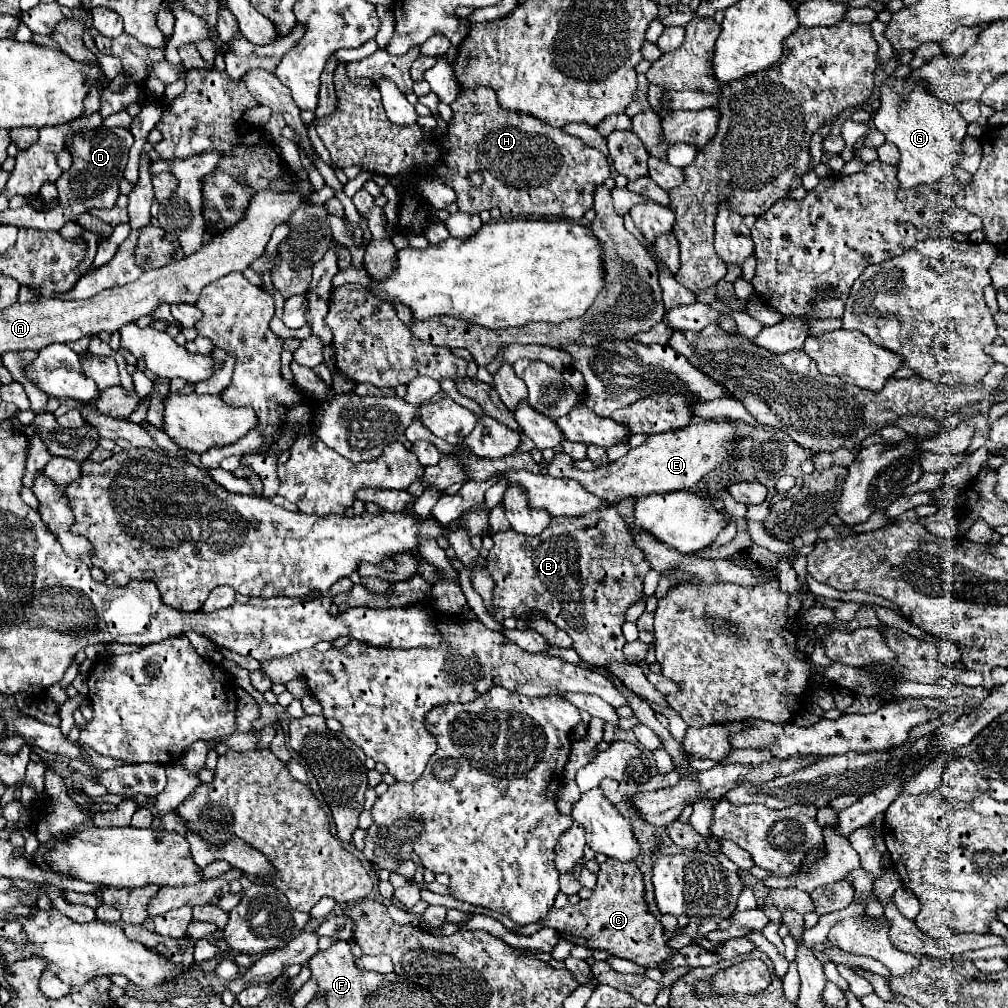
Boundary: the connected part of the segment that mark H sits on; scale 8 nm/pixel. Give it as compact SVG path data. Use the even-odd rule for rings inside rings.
M337 63L333 83L339 95L339 109L327 119L315 119L317 133L329 149L333 163L337 163L341 169L357 165L369 171L371 175L401 179L401 201L397 207L397 223L393 225L393 229L401 235L423 235L429 225L429 215L433 207L419 193L419 177L441 179L457 193L459 211L469 215L479 215L481 211L499 207L503 219L563 217L581 221L583 215L593 207L595 185L603 183L611 175L609 161L599 149L591 149L581 139L575 139L555 127L547 127L545 123L539 123L539 119L531 119L531 115L515 115L513 111L503 111L491 87L475 87L473 91L461 89L457 99L451 103L453 119L447 125L447 133L443 137L433 139L427 137L423 127L419 127L417 123L407 127L395 127L395 123L391 123L383 111L377 85L371 83L371 79L347 79L347 63ZM471 173L483 175L483 183L479 187L471 185Z

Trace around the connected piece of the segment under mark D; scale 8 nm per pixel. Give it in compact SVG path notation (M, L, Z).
M97 127L97 129L89 129L89 131L81 131L75 133L71 137L71 157L73 157L73 165L71 169L63 171L61 177L55 181L57 185L57 205L53 209L47 211L47 217L41 217L41 213L37 213L35 217L35 209L15 209L15 217L13 221L17 223L17 227L33 227L33 229L41 229L41 231L51 231L51 229L61 229L65 223L75 221L81 213L97 207L97 209L111 209L117 201L119 195L119 183L123 179L123 171L127 165L127 155L129 149L133 145L133 135L129 129L123 127Z

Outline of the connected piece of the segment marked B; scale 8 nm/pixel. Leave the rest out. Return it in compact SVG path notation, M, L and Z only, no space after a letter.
M607 507L603 511L587 513L581 517L553 519L547 531L533 537L519 535L515 529L497 531L491 537L495 545L487 557L487 571L491 571L491 579L495 579L495 591L493 603L491 607L487 607L489 615L493 615L497 621L503 621L507 617L521 617L531 611L547 615L547 619L551 619L573 639L575 651L585 661L607 667L615 677L625 683L625 687L629 687L637 695L643 695L659 705L667 705L665 697L647 681L641 667L623 659L623 647L627 643L621 633L621 625L625 623L623 615L631 603L643 597L643 579L651 565L643 557L643 553L633 547L631 535L615 509L611 511L611 507Z

